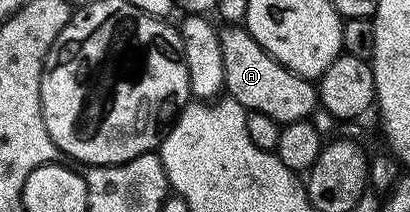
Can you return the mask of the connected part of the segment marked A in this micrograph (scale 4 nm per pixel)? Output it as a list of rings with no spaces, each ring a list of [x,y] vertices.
[[[226,25],[218,32],[220,53],[224,56],[226,74],[225,94],[234,99],[247,111],[268,113],[276,122],[283,125],[301,119],[309,120],[314,107],[319,106],[318,88],[309,79],[303,79],[295,71],[280,65],[259,45],[250,32],[242,25]]]

